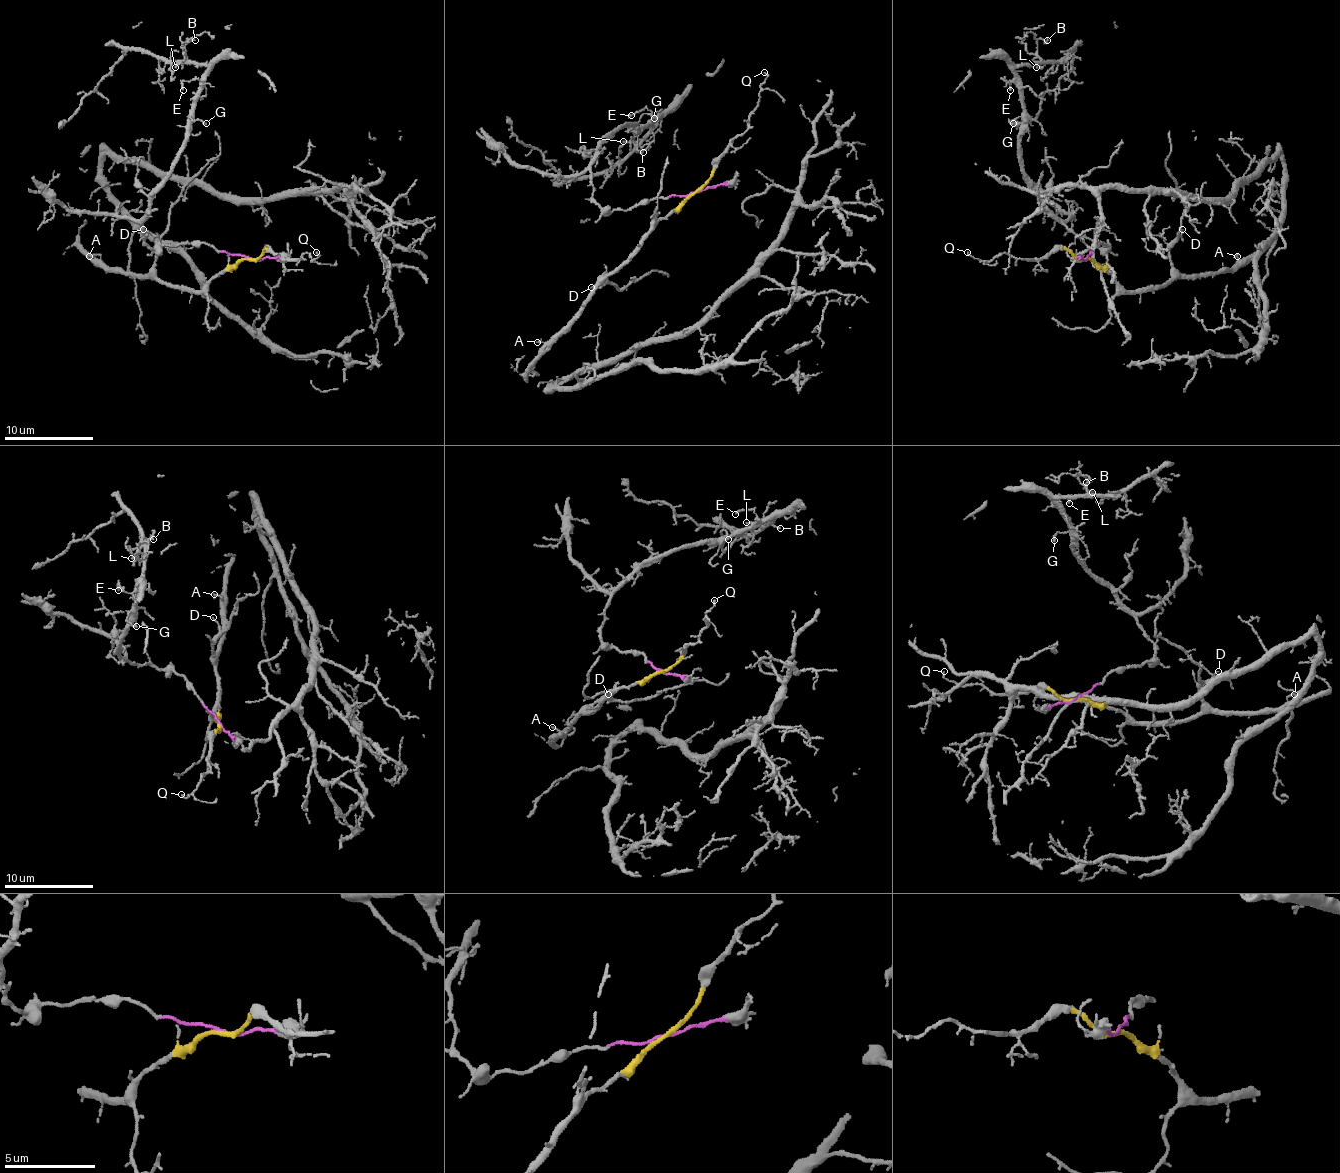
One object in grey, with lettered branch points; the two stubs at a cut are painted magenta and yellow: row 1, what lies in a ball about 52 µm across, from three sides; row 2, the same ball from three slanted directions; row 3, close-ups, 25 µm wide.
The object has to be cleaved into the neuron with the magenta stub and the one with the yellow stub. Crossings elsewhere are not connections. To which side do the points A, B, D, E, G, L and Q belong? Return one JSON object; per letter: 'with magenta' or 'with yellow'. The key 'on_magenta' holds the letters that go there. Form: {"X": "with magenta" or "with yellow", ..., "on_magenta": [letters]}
{"A": "with yellow", "B": "with magenta", "D": "with yellow", "E": "with magenta", "G": "with magenta", "L": "with magenta", "Q": "with yellow", "on_magenta": ["B", "E", "G", "L"]}

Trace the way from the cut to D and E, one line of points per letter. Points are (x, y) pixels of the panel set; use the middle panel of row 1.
D: (697, 191), (648, 231), (628, 258), (603, 274), (603, 282), (590, 287)
E: (697, 191), (603, 209), (592, 196), (590, 163), (619, 127), (643, 127), (652, 114), (643, 107), (630, 116)

